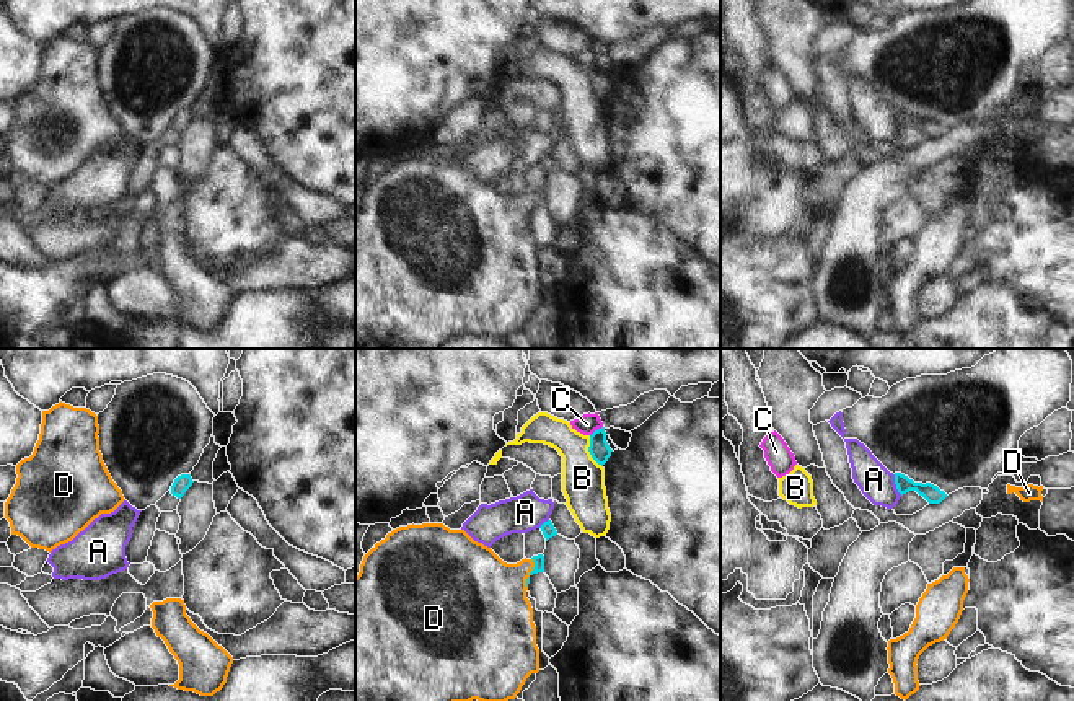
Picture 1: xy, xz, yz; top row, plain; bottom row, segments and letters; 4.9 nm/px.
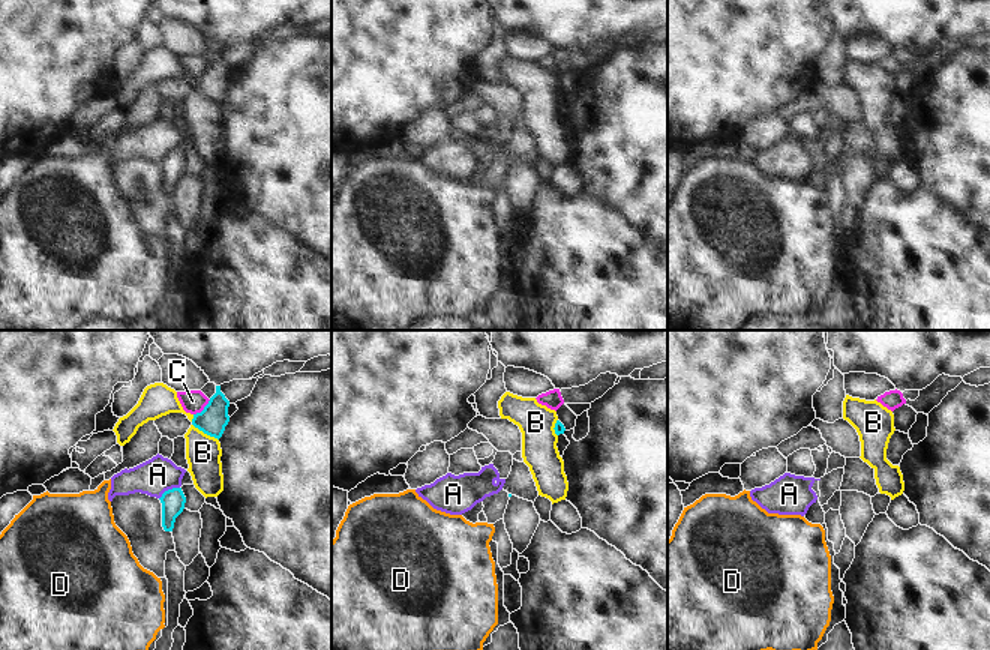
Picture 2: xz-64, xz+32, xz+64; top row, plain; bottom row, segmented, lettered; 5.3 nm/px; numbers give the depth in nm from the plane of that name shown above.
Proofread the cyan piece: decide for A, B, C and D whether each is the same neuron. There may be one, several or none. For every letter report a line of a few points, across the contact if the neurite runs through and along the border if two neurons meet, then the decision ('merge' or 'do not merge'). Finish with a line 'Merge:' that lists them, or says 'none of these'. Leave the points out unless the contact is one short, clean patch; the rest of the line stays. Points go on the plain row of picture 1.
A: yz (893, 110), (893, 118), (902, 129) | do not merge
B: xz (589, 70), (589, 88), (602, 101) | do not merge
C: xz (602, 61), (590, 70) | do not merge
D: xz (538, 194), (530, 207), (520, 207), (486, 232) | merge
Merge: D

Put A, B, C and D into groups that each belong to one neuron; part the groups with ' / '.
A / B / C / D

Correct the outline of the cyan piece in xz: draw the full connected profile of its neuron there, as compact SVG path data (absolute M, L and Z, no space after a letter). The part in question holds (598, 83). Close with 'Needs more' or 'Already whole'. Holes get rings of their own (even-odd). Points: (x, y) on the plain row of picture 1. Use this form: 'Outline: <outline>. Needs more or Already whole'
Outline: M605 62L595 65L590 70L590 82L588 86L592 90L592 93L598 98L598 99L605 99L608 96L608 93L611 91L611 83L606 77L606 67Z. Already whole.

